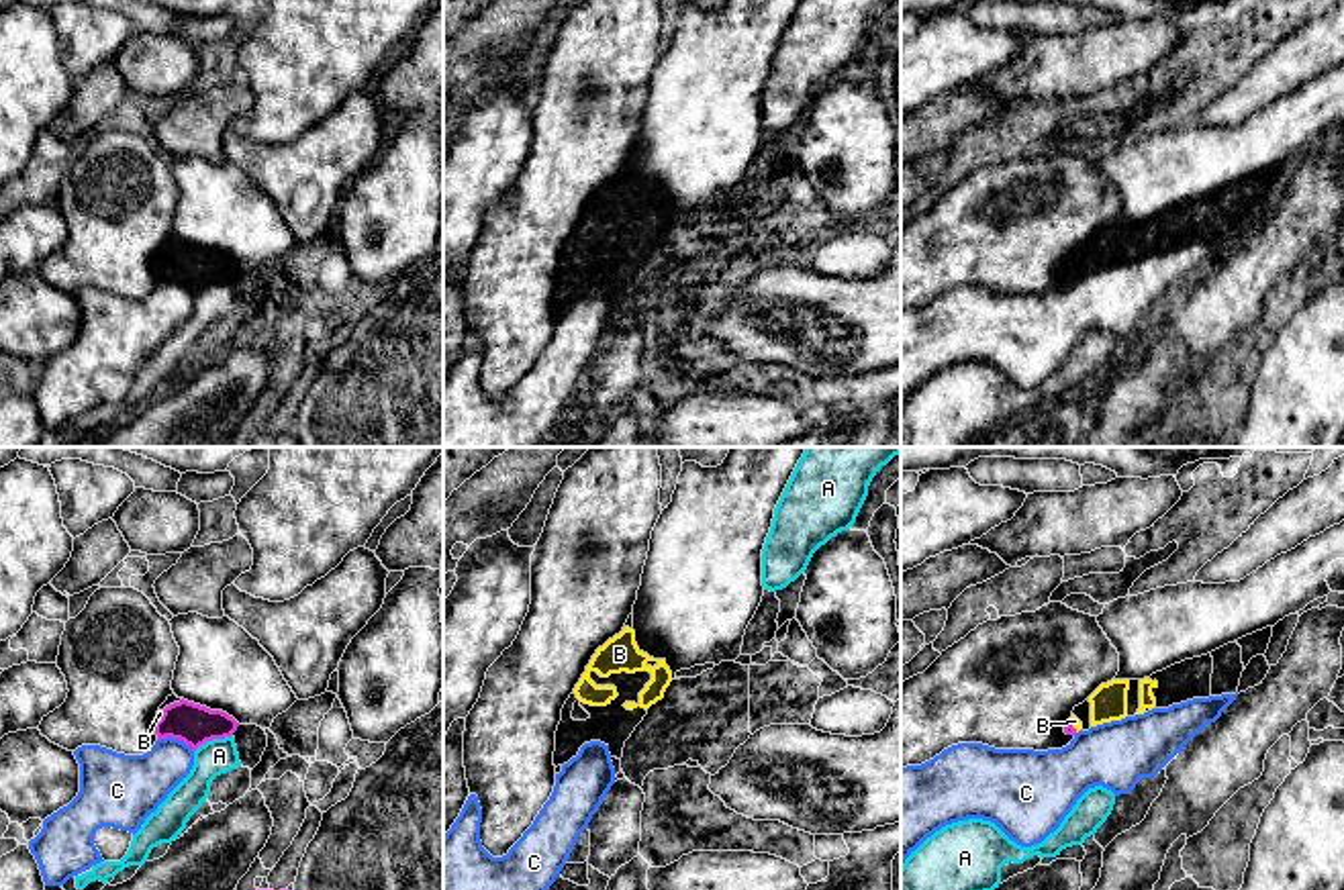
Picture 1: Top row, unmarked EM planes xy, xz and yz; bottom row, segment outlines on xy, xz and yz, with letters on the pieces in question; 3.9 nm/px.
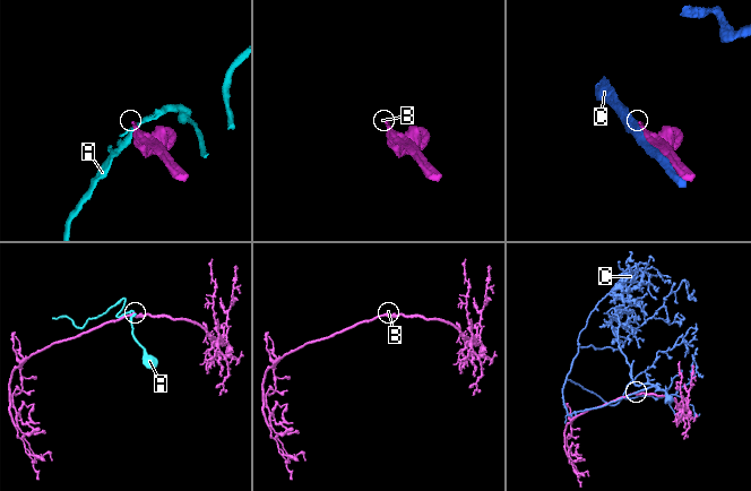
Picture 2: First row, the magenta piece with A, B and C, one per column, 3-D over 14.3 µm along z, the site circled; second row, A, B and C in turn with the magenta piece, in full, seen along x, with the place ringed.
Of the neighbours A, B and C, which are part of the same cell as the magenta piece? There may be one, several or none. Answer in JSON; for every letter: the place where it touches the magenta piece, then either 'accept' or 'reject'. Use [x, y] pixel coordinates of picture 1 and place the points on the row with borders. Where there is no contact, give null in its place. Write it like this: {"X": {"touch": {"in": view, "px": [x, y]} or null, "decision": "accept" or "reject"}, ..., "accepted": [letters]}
{"A": {"touch": {"in": "xy", "px": [213, 737]}, "decision": "reject"}, "B": {"touch": {"in": "xy", "px": [162, 717]}, "decision": "accept"}, "C": {"touch": {"in": "xy", "px": [176, 737]}, "decision": "reject"}, "accepted": ["B"]}

